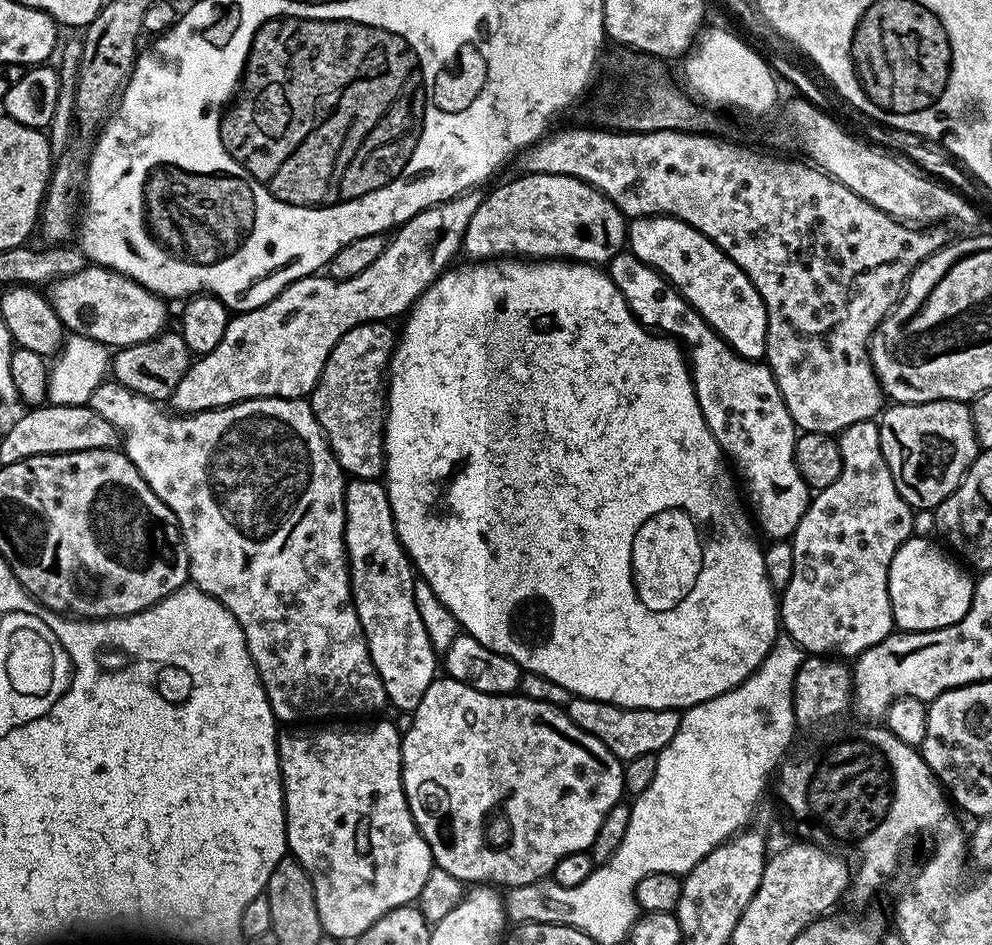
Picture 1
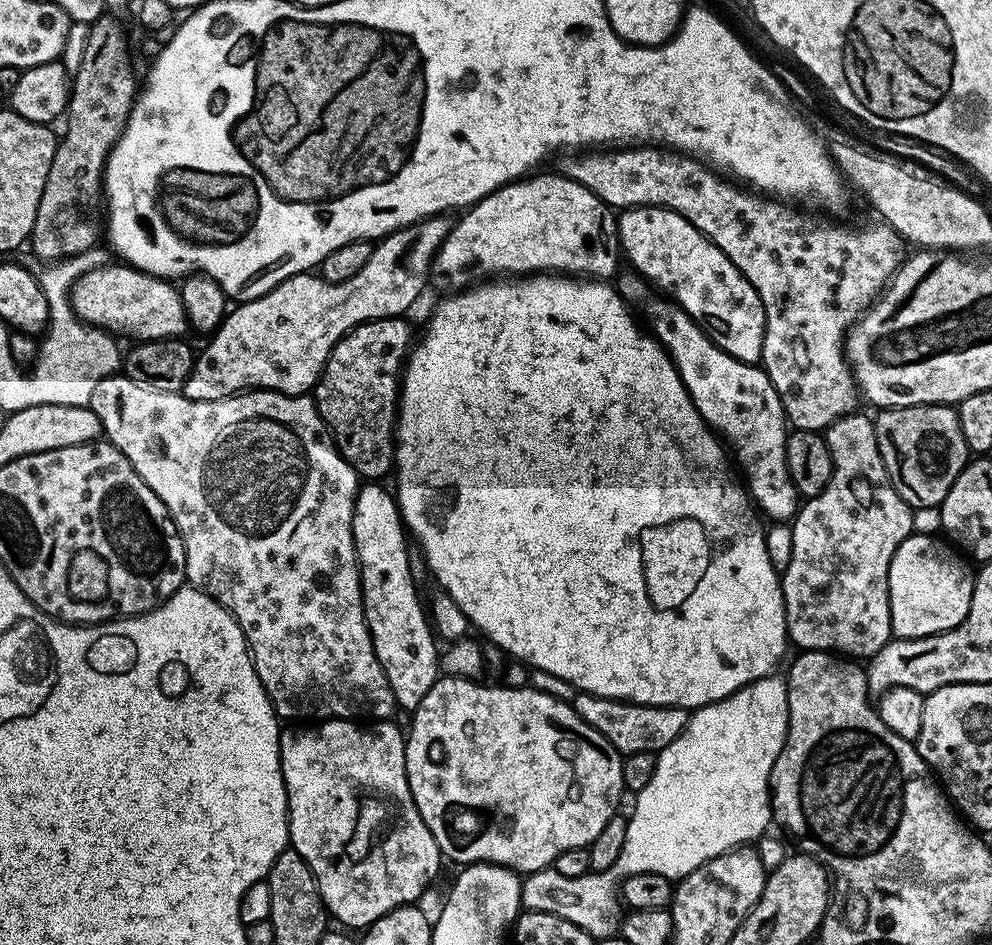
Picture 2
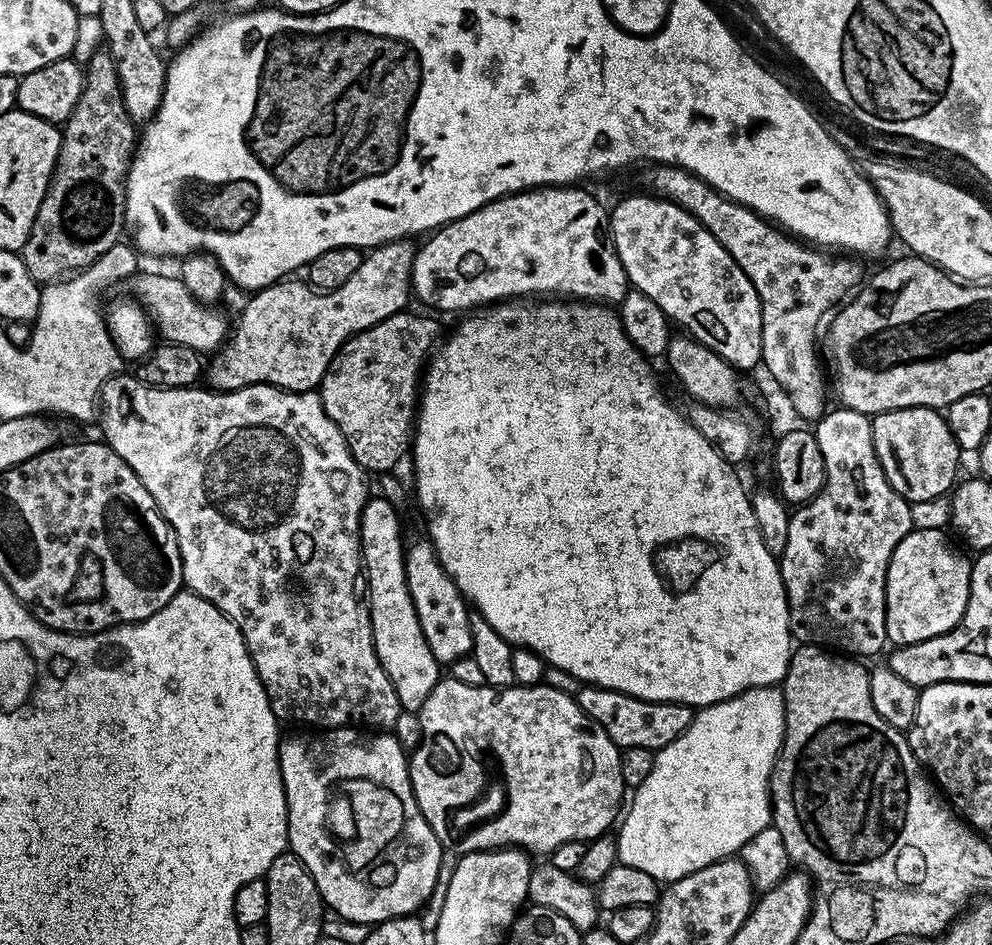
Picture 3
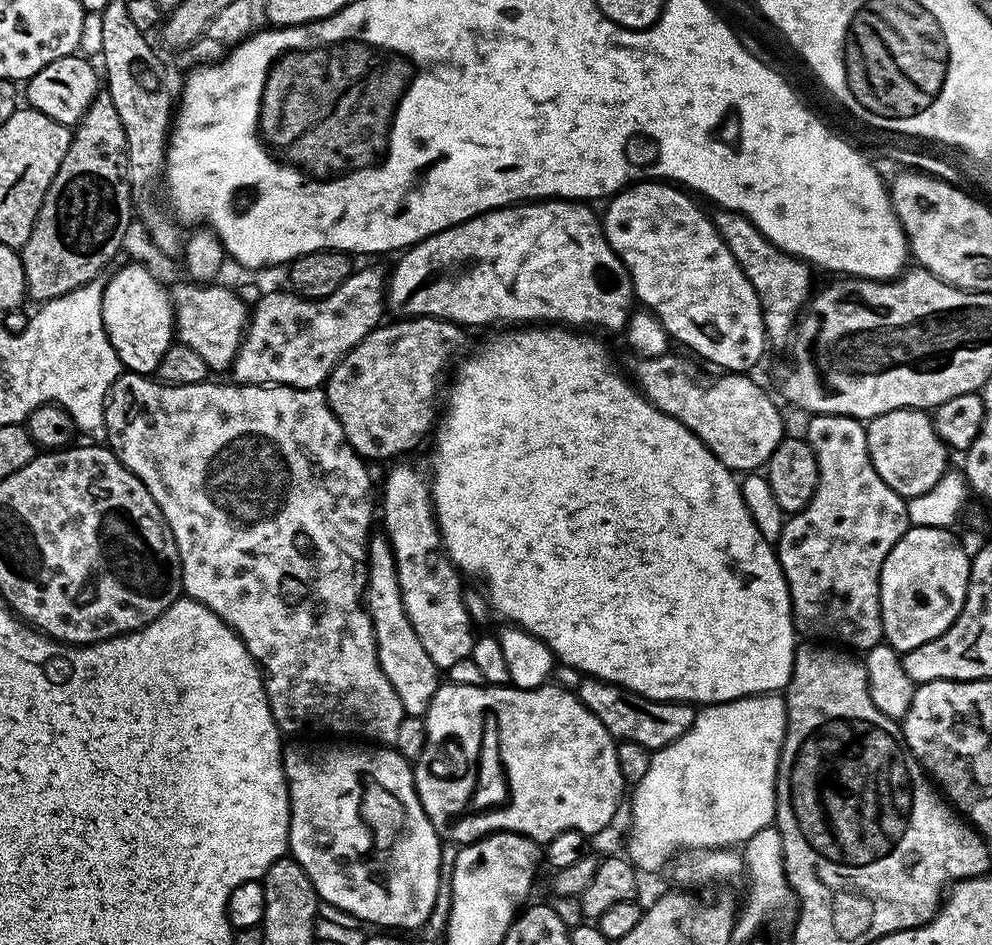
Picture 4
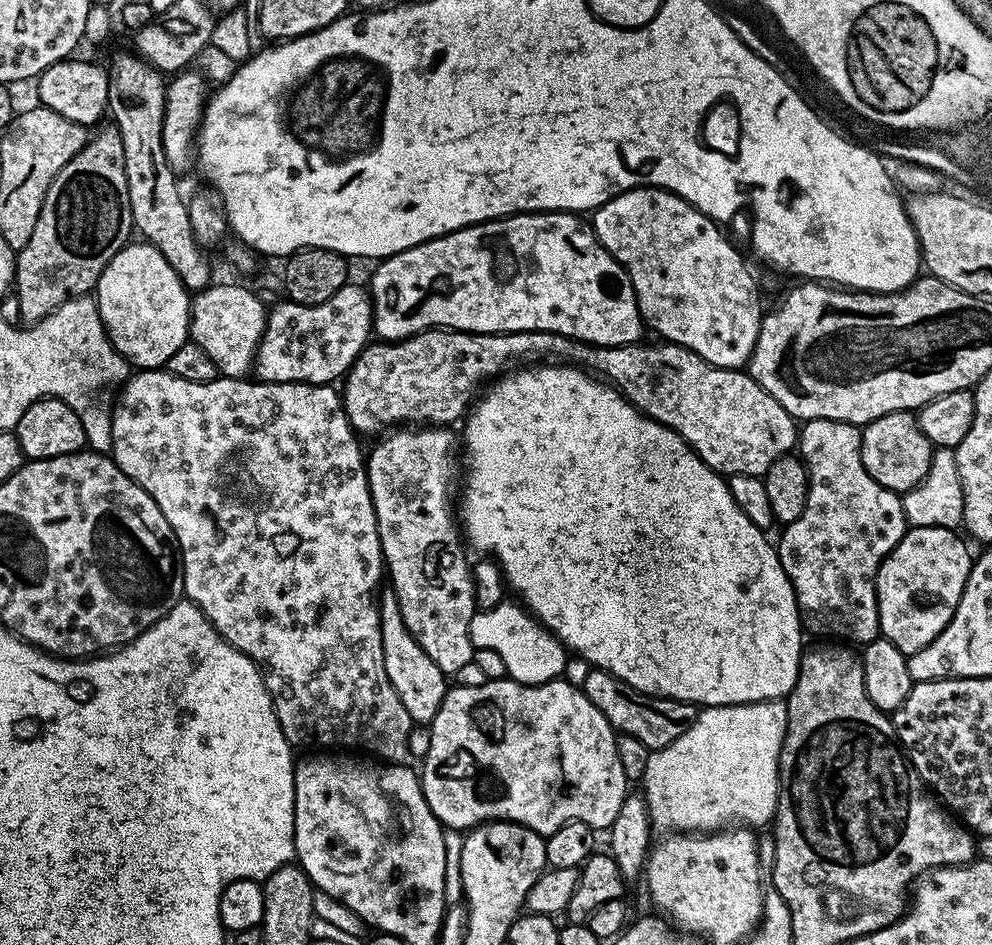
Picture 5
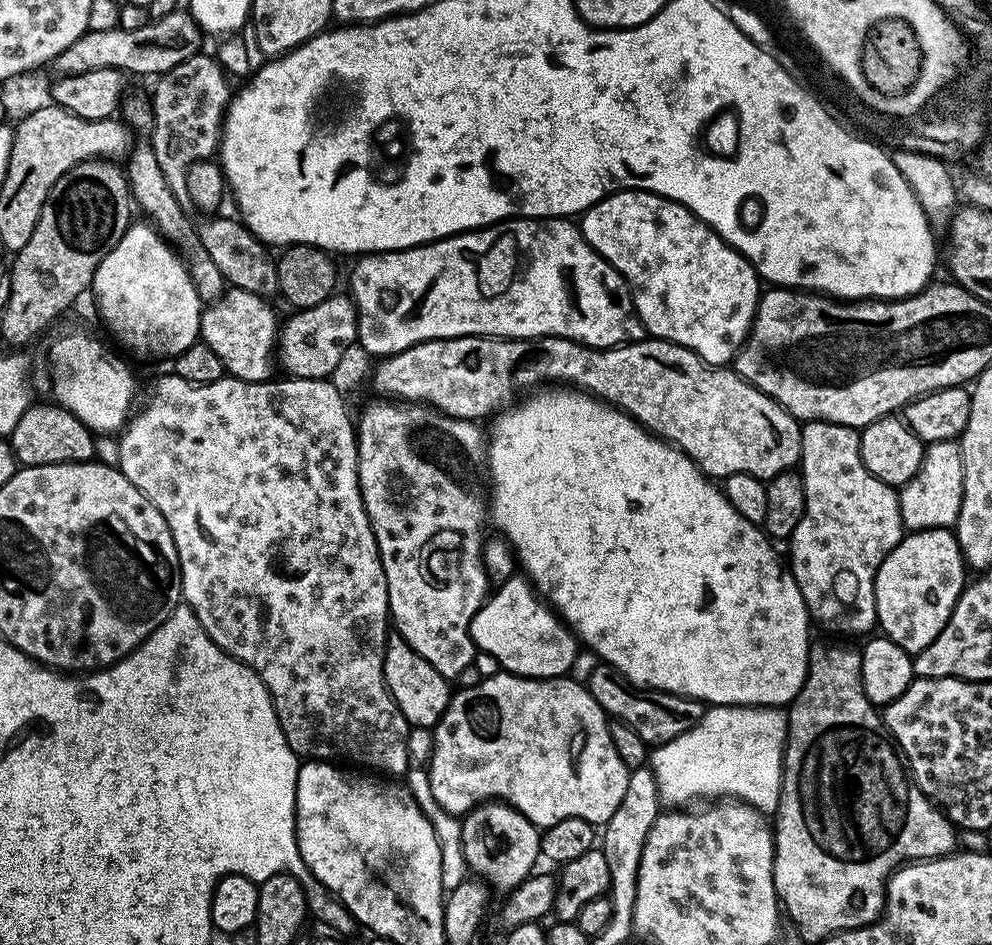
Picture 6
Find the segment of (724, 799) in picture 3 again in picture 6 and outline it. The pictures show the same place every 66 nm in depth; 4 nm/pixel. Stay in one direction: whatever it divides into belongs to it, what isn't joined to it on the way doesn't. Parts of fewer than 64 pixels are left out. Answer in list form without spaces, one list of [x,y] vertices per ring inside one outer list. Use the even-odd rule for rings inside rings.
[[[717,704],[705,711],[703,718],[697,722],[686,734],[674,738],[665,744],[657,744],[650,752],[650,767],[654,778],[658,782],[658,794],[660,803],[664,806],[688,806],[691,800],[715,801],[717,798],[731,798],[741,800],[743,804],[749,804],[765,814],[775,813],[780,805],[780,779],[784,777],[784,745],[788,738],[788,717],[785,709],[780,706],[745,706],[743,704]]]

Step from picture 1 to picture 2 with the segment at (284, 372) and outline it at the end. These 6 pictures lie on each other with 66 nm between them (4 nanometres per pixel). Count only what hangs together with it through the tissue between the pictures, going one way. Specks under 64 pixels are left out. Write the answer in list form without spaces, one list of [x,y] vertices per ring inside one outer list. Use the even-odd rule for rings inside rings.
[[[444,214],[428,216],[383,237],[373,247],[370,262],[366,262],[366,266],[362,266],[362,270],[358,270],[358,274],[346,282],[328,284],[318,274],[301,274],[286,278],[265,296],[237,303],[225,315],[220,327],[211,333],[209,340],[212,341],[201,352],[199,349],[192,372],[182,389],[184,395],[192,400],[221,400],[245,390],[284,392],[287,396],[311,393],[320,378],[320,371],[324,369],[324,363],[328,361],[330,350],[334,350],[336,343],[351,328],[357,328],[367,320],[404,316],[407,308],[419,298],[424,283],[429,283],[432,260],[452,229],[453,221],[448,219]]]

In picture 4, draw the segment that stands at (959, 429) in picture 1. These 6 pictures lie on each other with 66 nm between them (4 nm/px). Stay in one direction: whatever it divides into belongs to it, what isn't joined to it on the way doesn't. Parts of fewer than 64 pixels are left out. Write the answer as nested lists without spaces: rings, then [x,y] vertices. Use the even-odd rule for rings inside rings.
[[[919,408],[890,410],[886,414],[878,414],[872,420],[867,421],[866,442],[870,450],[870,458],[874,462],[874,470],[878,470],[882,482],[886,482],[890,490],[894,490],[905,498],[926,494],[926,490],[930,490],[930,486],[934,486],[934,482],[938,482],[938,478],[942,478],[950,468],[948,464],[950,449],[944,445],[942,438],[938,438],[932,425],[931,415]]]

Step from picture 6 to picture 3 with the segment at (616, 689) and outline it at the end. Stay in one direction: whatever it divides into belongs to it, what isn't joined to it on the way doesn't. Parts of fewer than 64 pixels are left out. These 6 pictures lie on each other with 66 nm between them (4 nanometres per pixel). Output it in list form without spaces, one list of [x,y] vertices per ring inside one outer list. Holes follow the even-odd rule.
[[[581,687],[575,695],[578,706],[623,750],[642,746],[659,750],[674,742],[687,730],[694,715],[693,709],[686,704],[671,704],[657,700],[639,700],[630,694],[622,694],[609,688]]]

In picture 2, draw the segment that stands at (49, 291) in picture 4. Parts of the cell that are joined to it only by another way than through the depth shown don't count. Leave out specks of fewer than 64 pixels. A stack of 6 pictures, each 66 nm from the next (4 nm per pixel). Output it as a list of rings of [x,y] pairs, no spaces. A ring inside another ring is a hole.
[[[105,14],[90,25],[82,66],[70,80],[66,119],[63,121],[64,136],[62,132],[54,162],[50,162],[50,174],[46,174],[46,186],[42,186],[42,202],[38,202],[38,218],[34,218],[34,230],[30,237],[30,249],[40,260],[63,262],[71,256],[88,252],[101,243],[106,228],[104,167],[112,147],[124,133],[132,104],[138,95],[138,80],[132,77],[132,52],[128,49],[123,26],[115,19],[119,20],[115,15]]]

